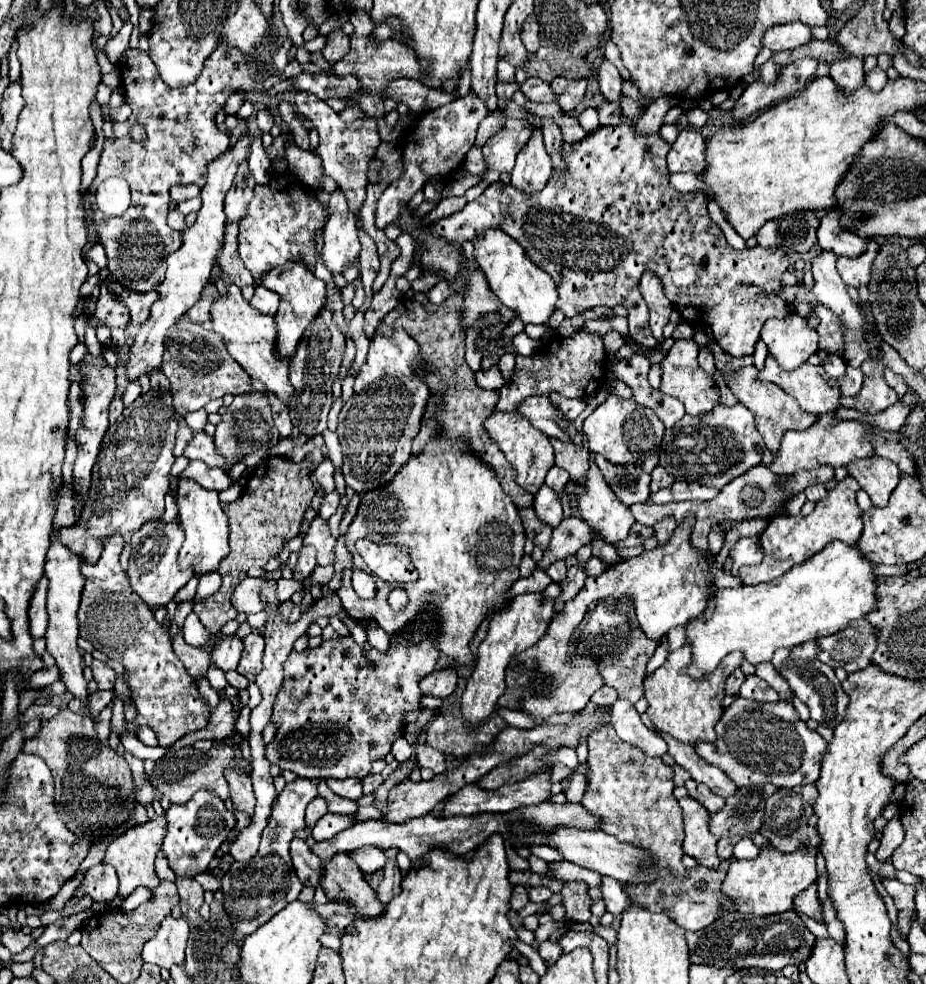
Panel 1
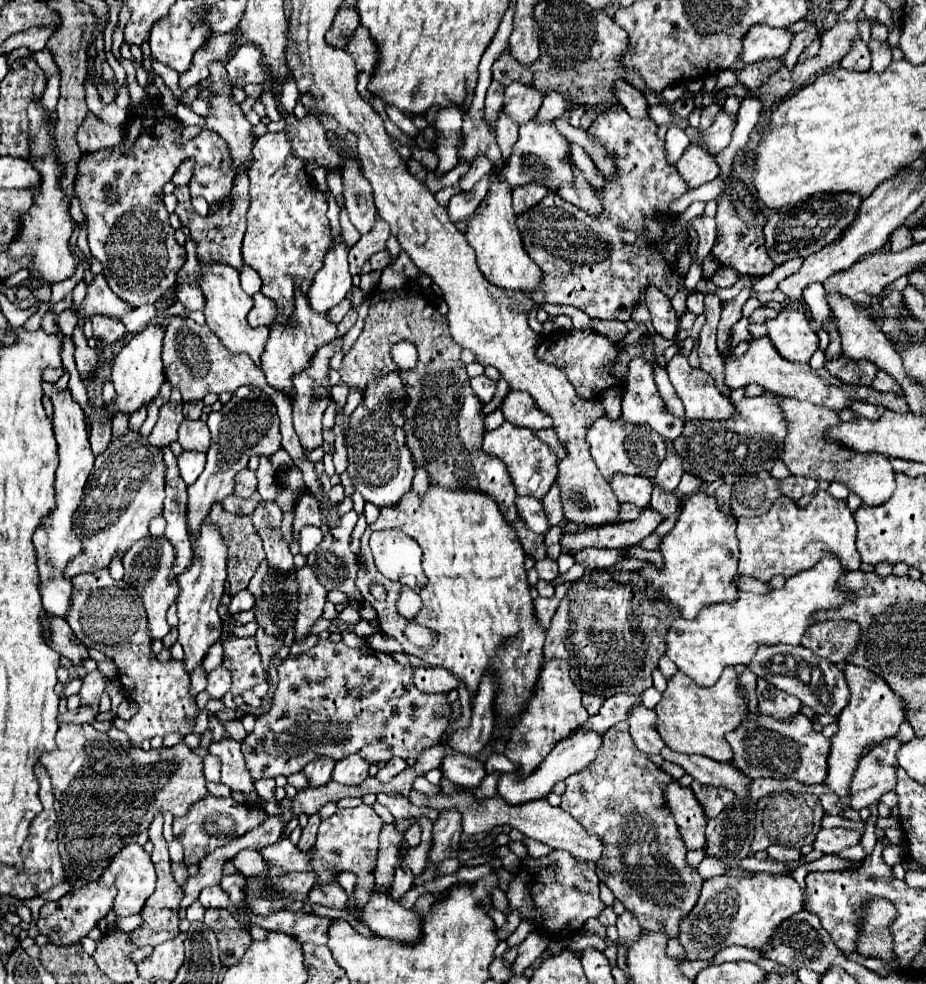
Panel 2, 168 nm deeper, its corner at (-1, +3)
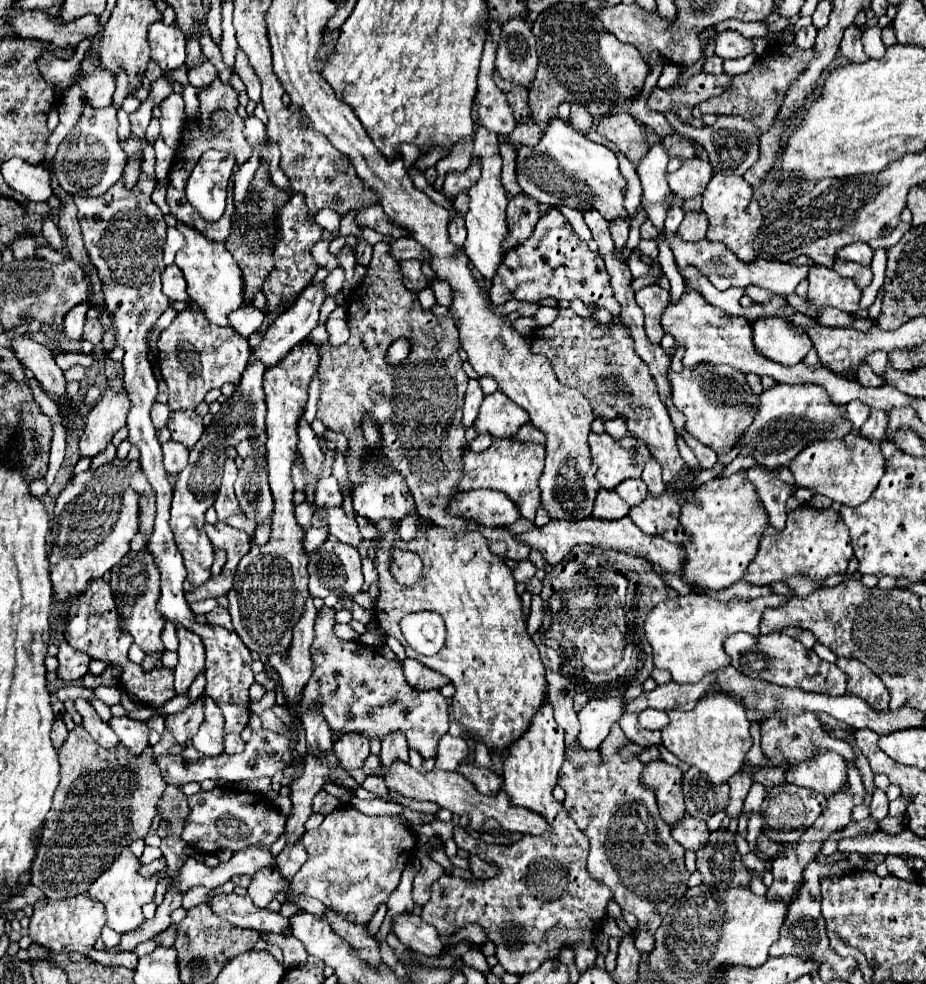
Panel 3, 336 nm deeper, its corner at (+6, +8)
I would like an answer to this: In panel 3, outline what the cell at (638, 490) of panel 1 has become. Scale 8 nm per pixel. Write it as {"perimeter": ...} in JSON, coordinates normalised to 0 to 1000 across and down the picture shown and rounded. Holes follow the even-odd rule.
{"perimeter":[[[679,487],[679,489],[673,489],[671,493],[666,493],[666,499],[664,499],[675,511],[679,511],[681,515],[684,513],[690,513],[697,505],[699,505],[699,497],[697,497],[697,489],[692,487]]]}

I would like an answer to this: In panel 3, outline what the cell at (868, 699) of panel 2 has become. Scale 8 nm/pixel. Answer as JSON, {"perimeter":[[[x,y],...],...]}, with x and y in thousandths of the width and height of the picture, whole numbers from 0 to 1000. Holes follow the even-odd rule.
{"perimeter":[[[904,670],[904,678],[915,684],[915,706],[934,710],[943,721],[954,725],[960,718],[960,702],[951,690],[925,670]]]}

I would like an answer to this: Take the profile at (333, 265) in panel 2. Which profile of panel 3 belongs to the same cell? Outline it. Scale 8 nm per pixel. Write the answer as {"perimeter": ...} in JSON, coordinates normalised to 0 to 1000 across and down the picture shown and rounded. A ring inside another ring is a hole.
{"perimeter":[[[338,286],[338,288],[334,288],[334,290],[321,300],[316,312],[310,314],[310,316],[306,316],[303,322],[297,324],[297,328],[295,328],[295,330],[290,332],[290,336],[286,338],[284,349],[271,359],[271,365],[280,365],[286,373],[299,371],[299,369],[314,357],[316,351],[321,351],[323,347],[327,347],[327,345],[338,336],[338,332],[340,332],[342,326],[344,326],[344,314],[347,314],[347,310],[349,310],[351,304],[353,304],[351,288],[349,288],[349,286]]]}

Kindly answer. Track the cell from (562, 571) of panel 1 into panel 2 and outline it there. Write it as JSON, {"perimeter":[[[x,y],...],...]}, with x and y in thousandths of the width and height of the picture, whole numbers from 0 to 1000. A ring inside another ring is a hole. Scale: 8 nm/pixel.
{"perimeter":[[[587,567],[583,571],[579,571],[579,581],[583,585],[583,589],[590,589],[590,591],[596,591],[600,585],[603,585],[603,573],[594,567]]]}

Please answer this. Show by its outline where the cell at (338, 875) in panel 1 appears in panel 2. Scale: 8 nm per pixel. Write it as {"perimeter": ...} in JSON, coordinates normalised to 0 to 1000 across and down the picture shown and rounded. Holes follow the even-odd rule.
{"perimeter":[[[402,907],[393,925],[387,925],[393,939],[413,953],[430,959],[447,959],[456,953],[456,935],[447,925],[434,923],[417,909]]]}

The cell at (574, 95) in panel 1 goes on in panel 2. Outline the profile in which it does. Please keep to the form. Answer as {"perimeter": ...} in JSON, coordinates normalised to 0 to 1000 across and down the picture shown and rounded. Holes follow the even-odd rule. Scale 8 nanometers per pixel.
{"perimeter":[[[592,96],[587,100],[585,110],[579,116],[579,124],[583,124],[583,126],[596,124],[600,120],[607,120],[611,116],[611,112],[613,112],[613,104],[609,104],[607,96]]]}

